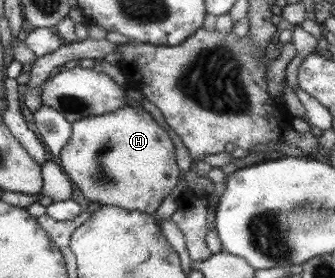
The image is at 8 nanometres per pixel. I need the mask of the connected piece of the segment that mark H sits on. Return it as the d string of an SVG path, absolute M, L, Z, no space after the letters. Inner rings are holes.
M131 106L115 109L111 113L99 116L87 116L71 123L71 137L58 155L61 163L61 175L67 176L71 183L88 199L92 207L113 205L128 211L139 211L153 215L159 203L163 201L177 185L179 168L175 164L174 145L163 127L157 125L145 110Z

